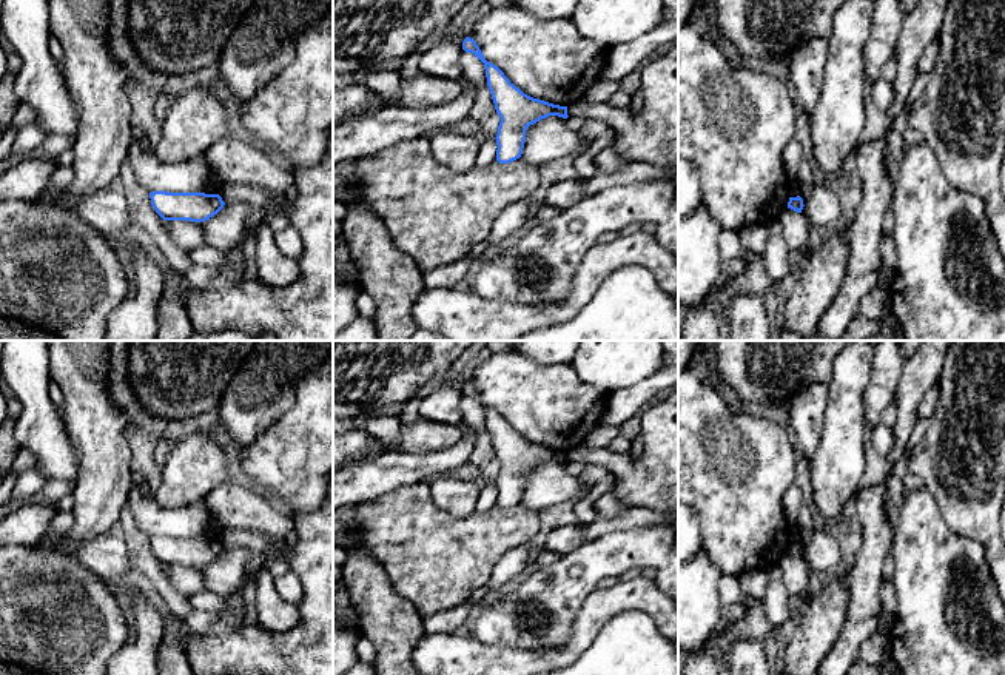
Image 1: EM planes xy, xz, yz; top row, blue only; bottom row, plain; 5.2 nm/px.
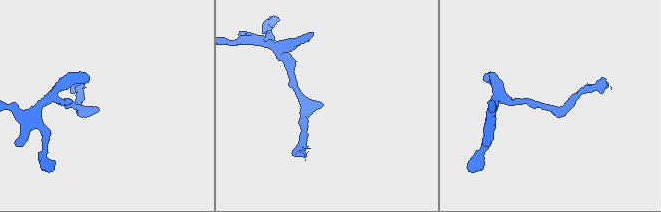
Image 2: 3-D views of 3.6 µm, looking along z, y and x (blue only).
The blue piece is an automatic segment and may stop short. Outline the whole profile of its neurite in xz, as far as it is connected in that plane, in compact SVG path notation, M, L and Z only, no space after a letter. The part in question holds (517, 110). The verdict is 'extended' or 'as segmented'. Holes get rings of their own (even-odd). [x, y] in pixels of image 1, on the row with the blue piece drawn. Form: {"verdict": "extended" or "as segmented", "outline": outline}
{"verdict": "as segmented", "outline": "M470 37L462 42L462 49L466 52L475 54L486 68L487 86L490 89L495 109L501 117L498 134L496 134L496 160L499 163L510 163L521 157L526 129L546 119L549 116L558 116L567 119L567 106L553 105L539 99L533 99L516 88L504 72L487 62Z"}

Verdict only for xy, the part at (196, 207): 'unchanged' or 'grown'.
unchanged

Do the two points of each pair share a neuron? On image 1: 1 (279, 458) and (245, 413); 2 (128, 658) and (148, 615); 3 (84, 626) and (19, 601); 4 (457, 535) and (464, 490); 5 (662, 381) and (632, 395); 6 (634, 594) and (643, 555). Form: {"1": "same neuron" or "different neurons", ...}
{"1": "different neurons", "2": "same neuron", "3": "same neuron", "4": "different neurons", "5": "same neuron", "6": "different neurons"}

